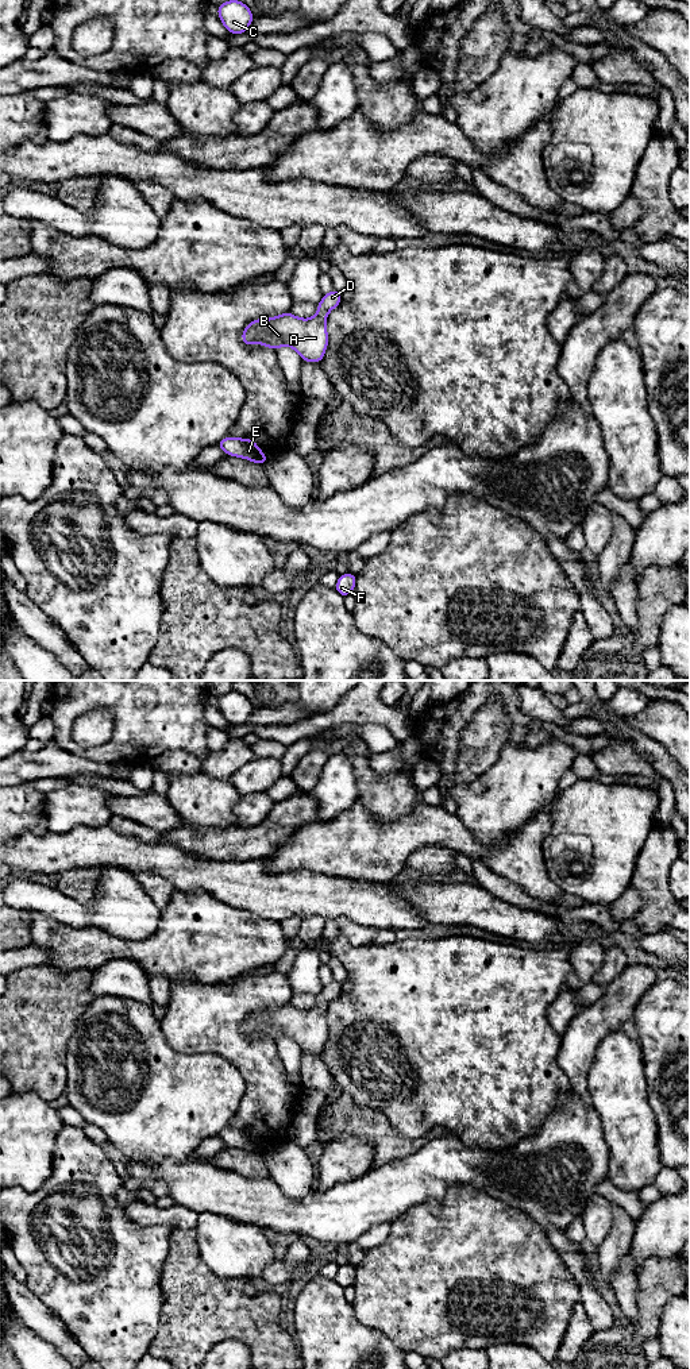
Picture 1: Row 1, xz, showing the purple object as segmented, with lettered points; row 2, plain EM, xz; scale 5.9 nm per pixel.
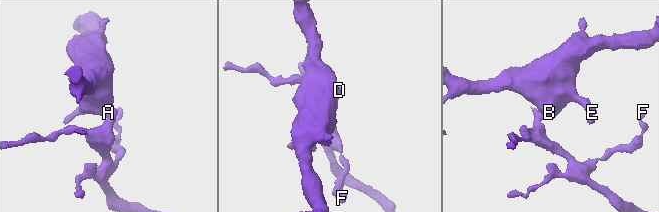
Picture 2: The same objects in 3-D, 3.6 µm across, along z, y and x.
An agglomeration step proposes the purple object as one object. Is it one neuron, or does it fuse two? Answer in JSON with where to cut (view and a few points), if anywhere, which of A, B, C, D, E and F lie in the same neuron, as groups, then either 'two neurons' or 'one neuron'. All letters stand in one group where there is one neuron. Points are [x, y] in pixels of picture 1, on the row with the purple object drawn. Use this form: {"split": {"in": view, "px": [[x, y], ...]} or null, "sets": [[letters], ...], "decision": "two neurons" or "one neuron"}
{"split": null, "sets": [["A", "B", "C", "D", "E", "F"]], "decision": "one neuron"}

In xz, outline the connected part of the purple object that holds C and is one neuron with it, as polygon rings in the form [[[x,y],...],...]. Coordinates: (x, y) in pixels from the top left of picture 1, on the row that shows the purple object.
[[[230,0],[217,5],[217,15],[230,34],[247,32],[255,19],[250,8],[239,0]]]

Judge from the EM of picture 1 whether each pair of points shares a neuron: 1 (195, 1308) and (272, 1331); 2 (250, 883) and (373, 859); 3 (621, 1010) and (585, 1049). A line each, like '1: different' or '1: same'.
1: same
2: different
3: same

